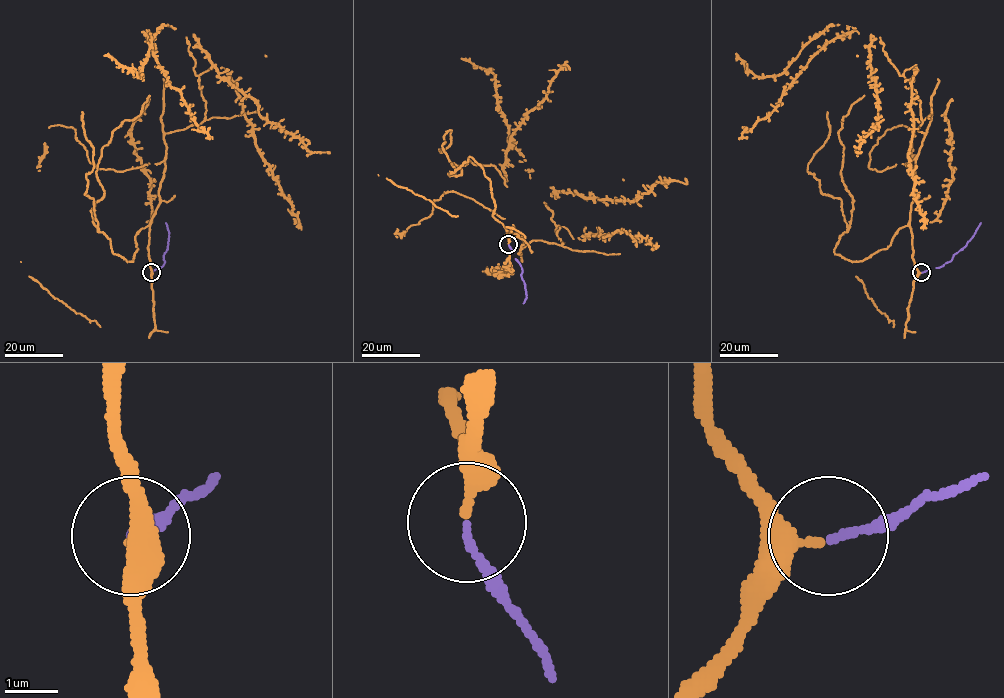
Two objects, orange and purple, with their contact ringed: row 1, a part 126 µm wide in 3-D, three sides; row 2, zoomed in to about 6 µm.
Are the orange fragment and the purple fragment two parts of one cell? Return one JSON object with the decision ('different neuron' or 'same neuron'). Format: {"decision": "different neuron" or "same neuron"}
{"decision": "same neuron"}

